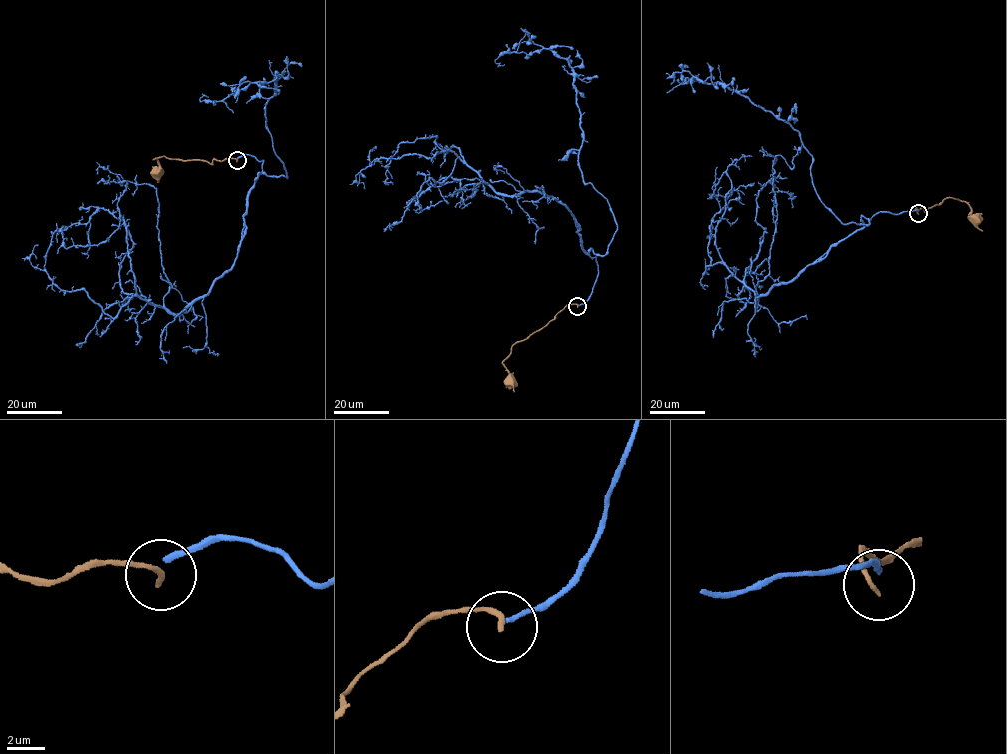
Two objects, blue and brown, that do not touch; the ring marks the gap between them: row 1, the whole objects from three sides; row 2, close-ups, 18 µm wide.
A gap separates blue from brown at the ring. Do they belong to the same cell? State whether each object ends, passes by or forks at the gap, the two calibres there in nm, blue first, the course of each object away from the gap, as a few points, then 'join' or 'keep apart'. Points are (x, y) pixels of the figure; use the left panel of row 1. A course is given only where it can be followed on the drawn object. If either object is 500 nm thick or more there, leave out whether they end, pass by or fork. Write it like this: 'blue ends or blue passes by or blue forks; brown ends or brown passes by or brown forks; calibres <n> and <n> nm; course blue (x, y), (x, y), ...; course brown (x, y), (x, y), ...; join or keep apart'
blue ends; brown ends; calibres 280 and 220 nm; course blue (237, 158), (263, 162), (235, 261), (179, 312), (137, 294), (119, 209), (98, 244), (66, 248), (68, 227); course brown (237, 160), (214, 159), (211, 163), (171, 159), (164, 155), (153, 159), (159, 161), (156, 172); keep apart

